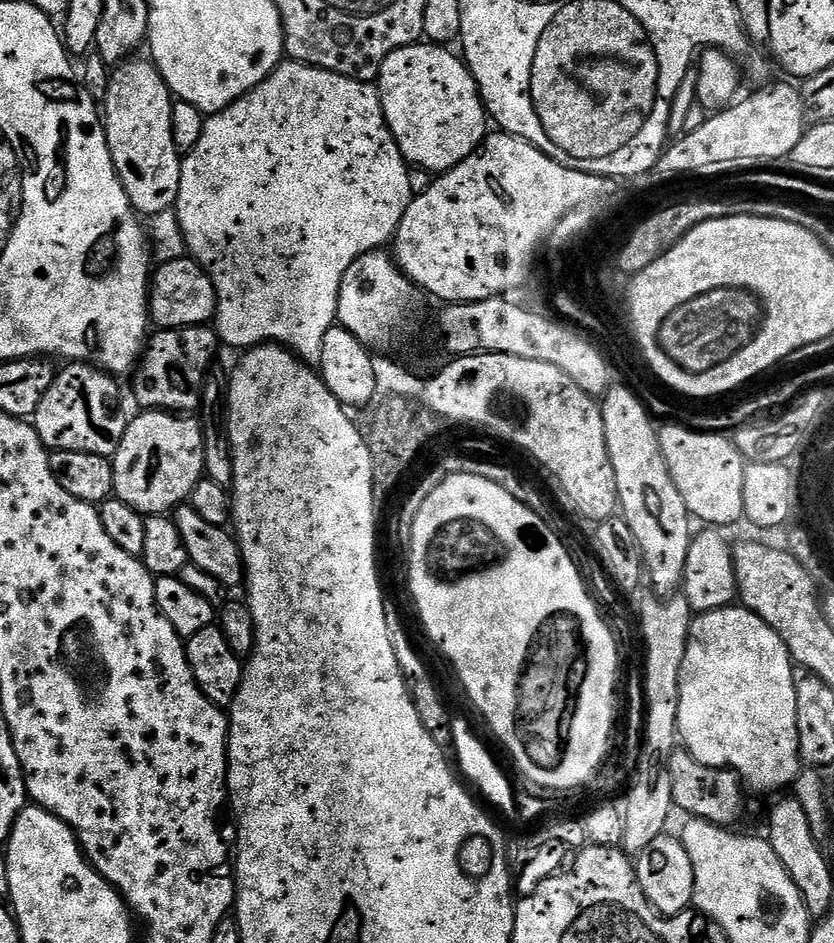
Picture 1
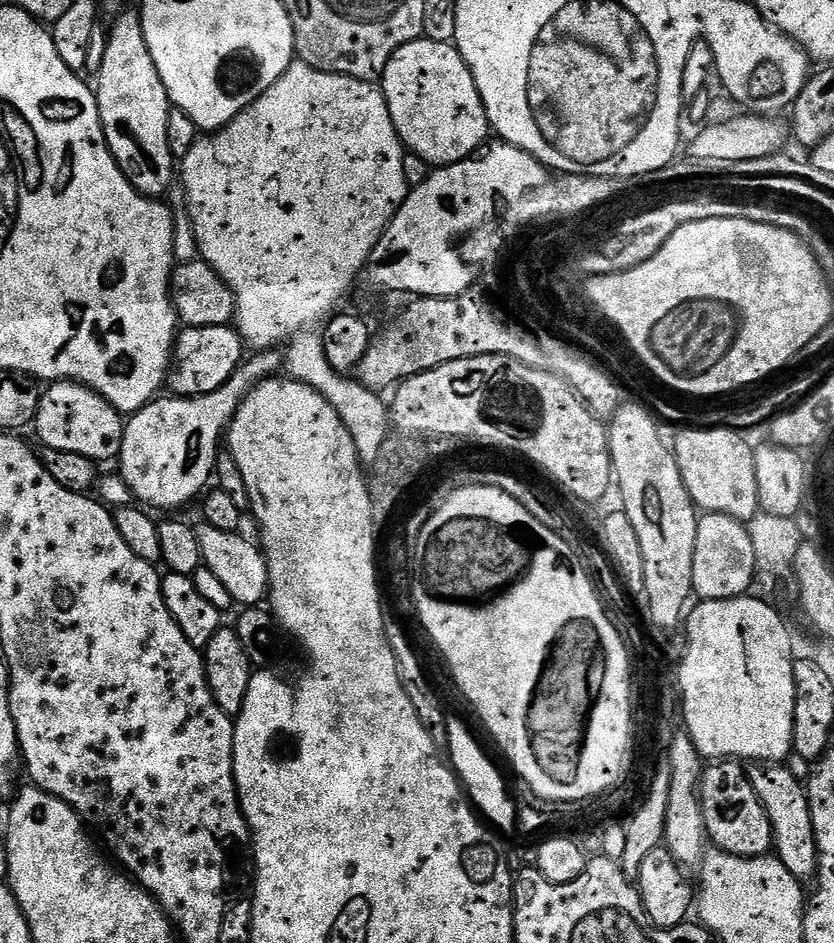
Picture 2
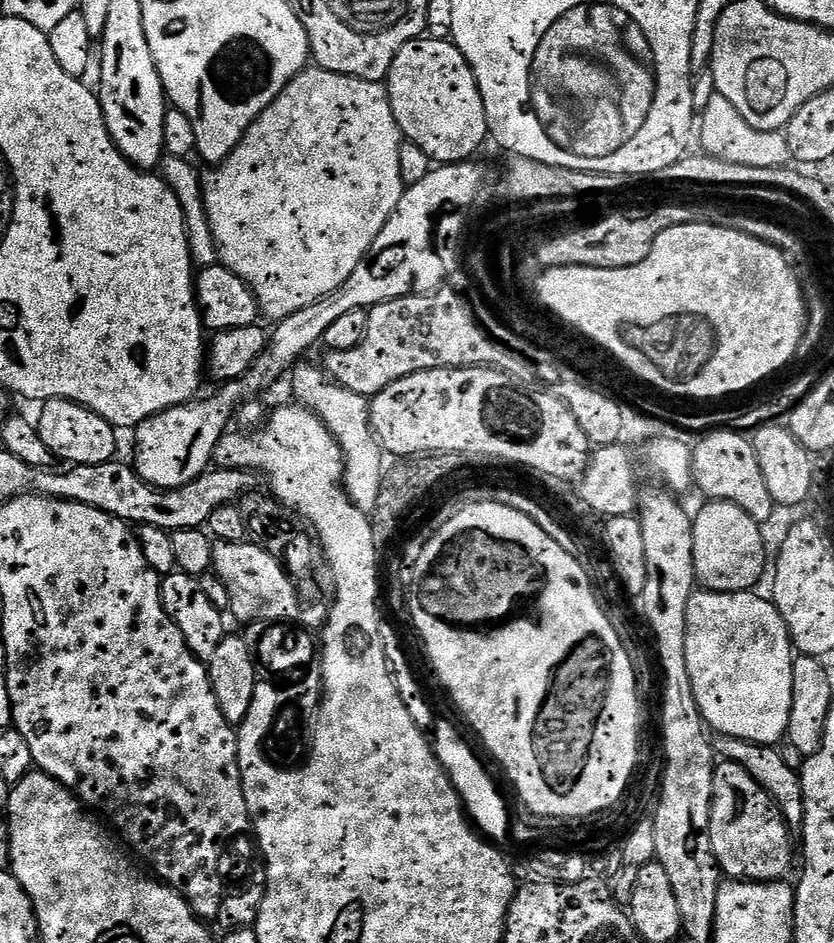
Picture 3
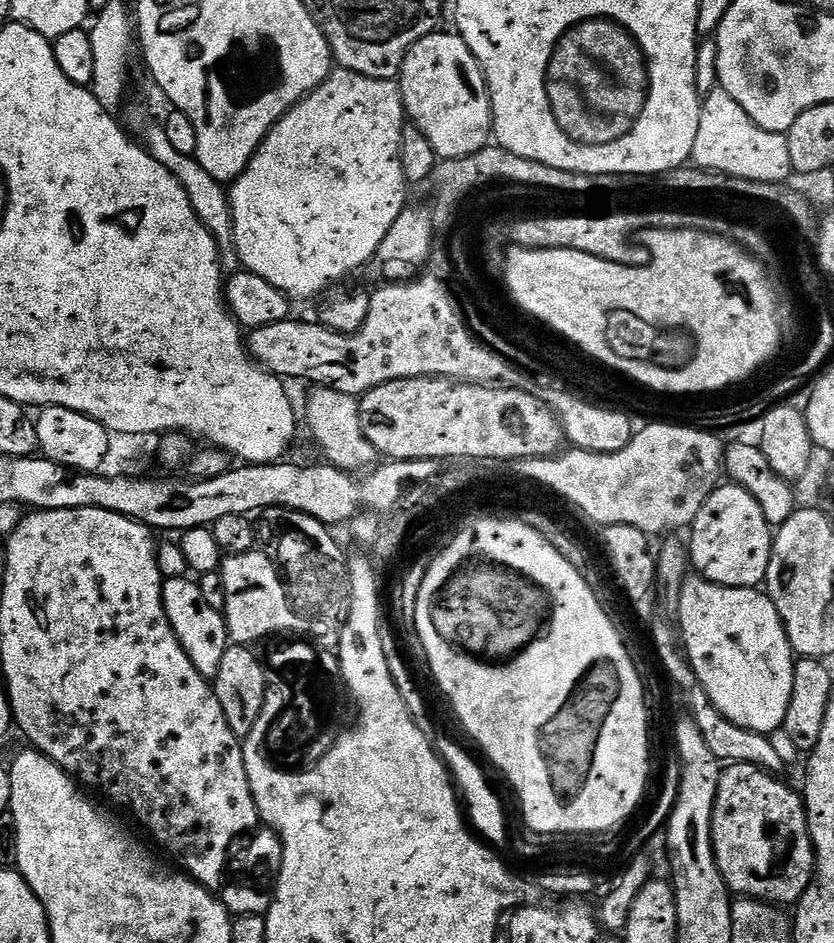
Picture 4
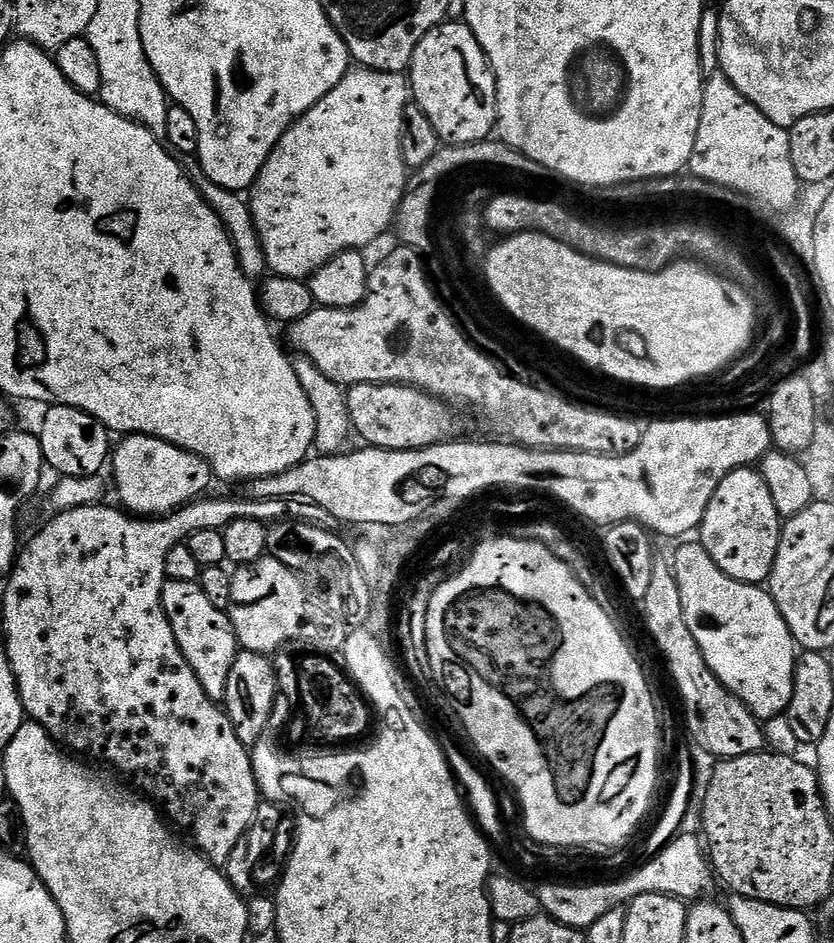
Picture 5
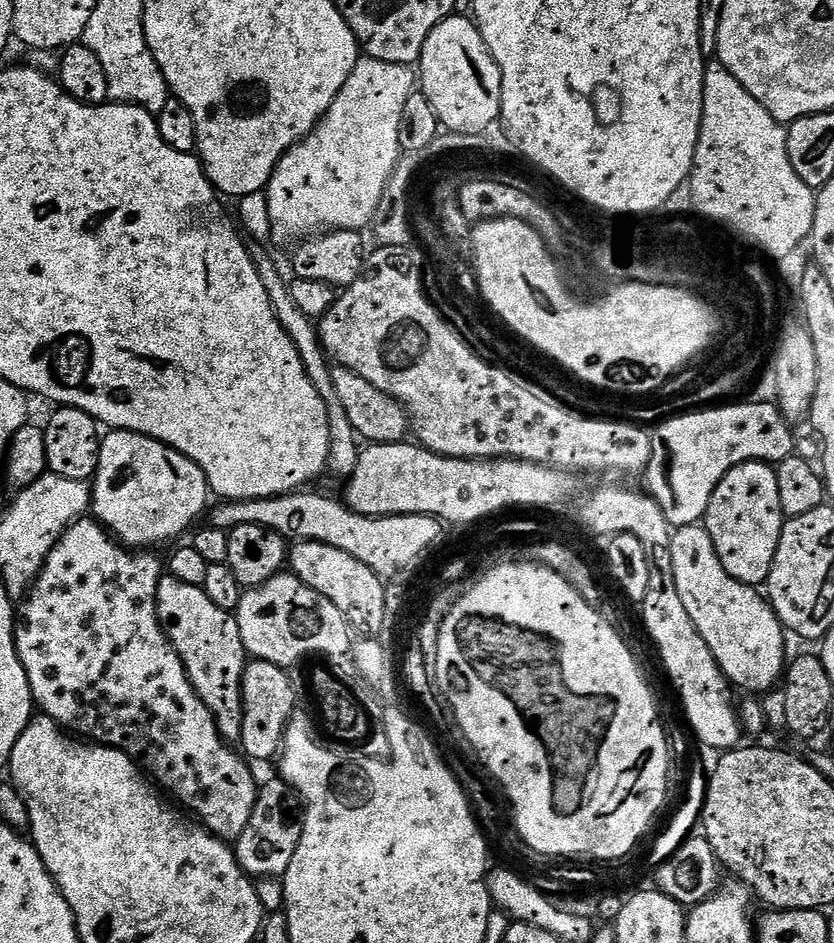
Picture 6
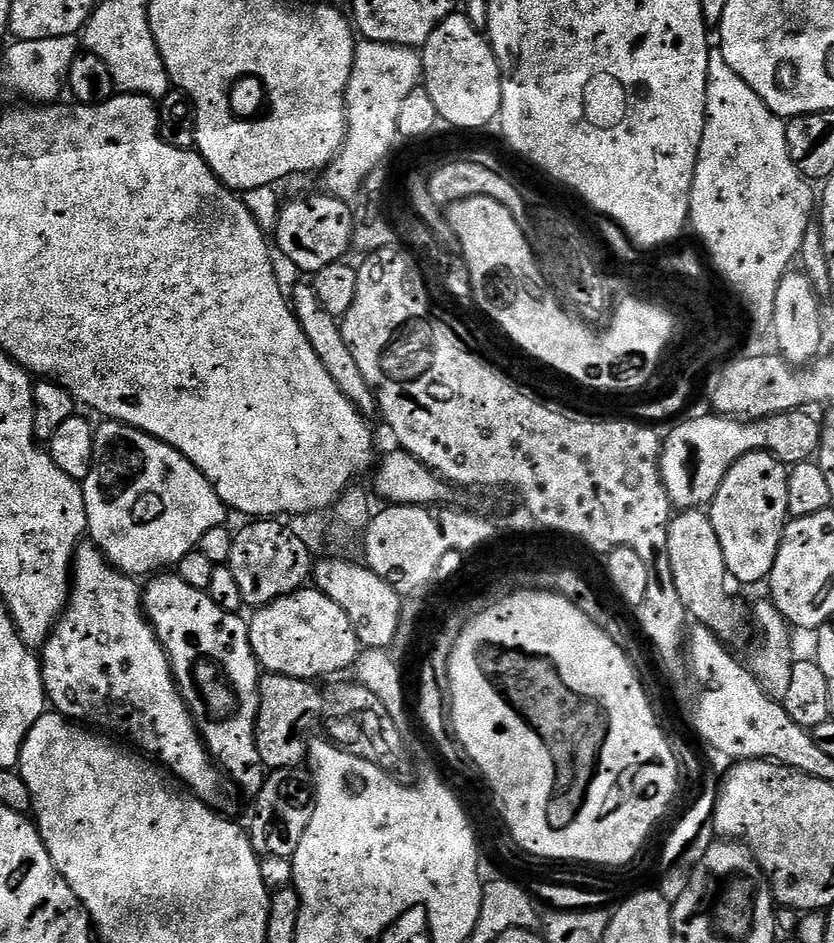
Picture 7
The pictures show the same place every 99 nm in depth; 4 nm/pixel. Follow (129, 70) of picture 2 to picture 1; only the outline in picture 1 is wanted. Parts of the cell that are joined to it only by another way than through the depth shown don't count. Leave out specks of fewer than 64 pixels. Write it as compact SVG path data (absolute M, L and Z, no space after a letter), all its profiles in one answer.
M130 58L111 71L107 96L102 103L102 116L108 149L133 211L137 215L151 218L153 214L169 211L175 205L181 186L182 154L174 146L174 97L155 65L147 59L140 59Z

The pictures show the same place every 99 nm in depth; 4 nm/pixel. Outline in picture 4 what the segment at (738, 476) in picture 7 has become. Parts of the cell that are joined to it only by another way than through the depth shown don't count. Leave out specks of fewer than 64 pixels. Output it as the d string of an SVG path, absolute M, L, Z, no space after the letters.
M724 482L706 498L690 525L690 564L701 577L727 588L759 589L767 581L772 553L773 525L766 522L754 494L740 484Z

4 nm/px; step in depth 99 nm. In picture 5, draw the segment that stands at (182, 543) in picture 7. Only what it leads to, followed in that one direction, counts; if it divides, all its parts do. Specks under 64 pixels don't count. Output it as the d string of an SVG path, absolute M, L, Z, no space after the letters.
M128 434L120 445L115 445L110 456L110 472L116 475L119 503L129 513L140 518L163 518L178 508L203 497L214 481L211 466L201 456L195 456L177 444L167 444L157 436Z

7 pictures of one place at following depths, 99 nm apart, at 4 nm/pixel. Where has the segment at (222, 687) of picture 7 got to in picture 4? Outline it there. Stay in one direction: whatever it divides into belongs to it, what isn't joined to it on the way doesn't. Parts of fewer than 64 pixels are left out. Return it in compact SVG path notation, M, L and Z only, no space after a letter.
M182 576L165 579L164 609L168 621L172 623L172 629L176 631L176 637L180 639L180 645L184 647L196 669L206 678L215 678L218 674L218 666L222 666L222 656L230 647L225 613L221 609L210 606L210 602L206 602L195 579Z

